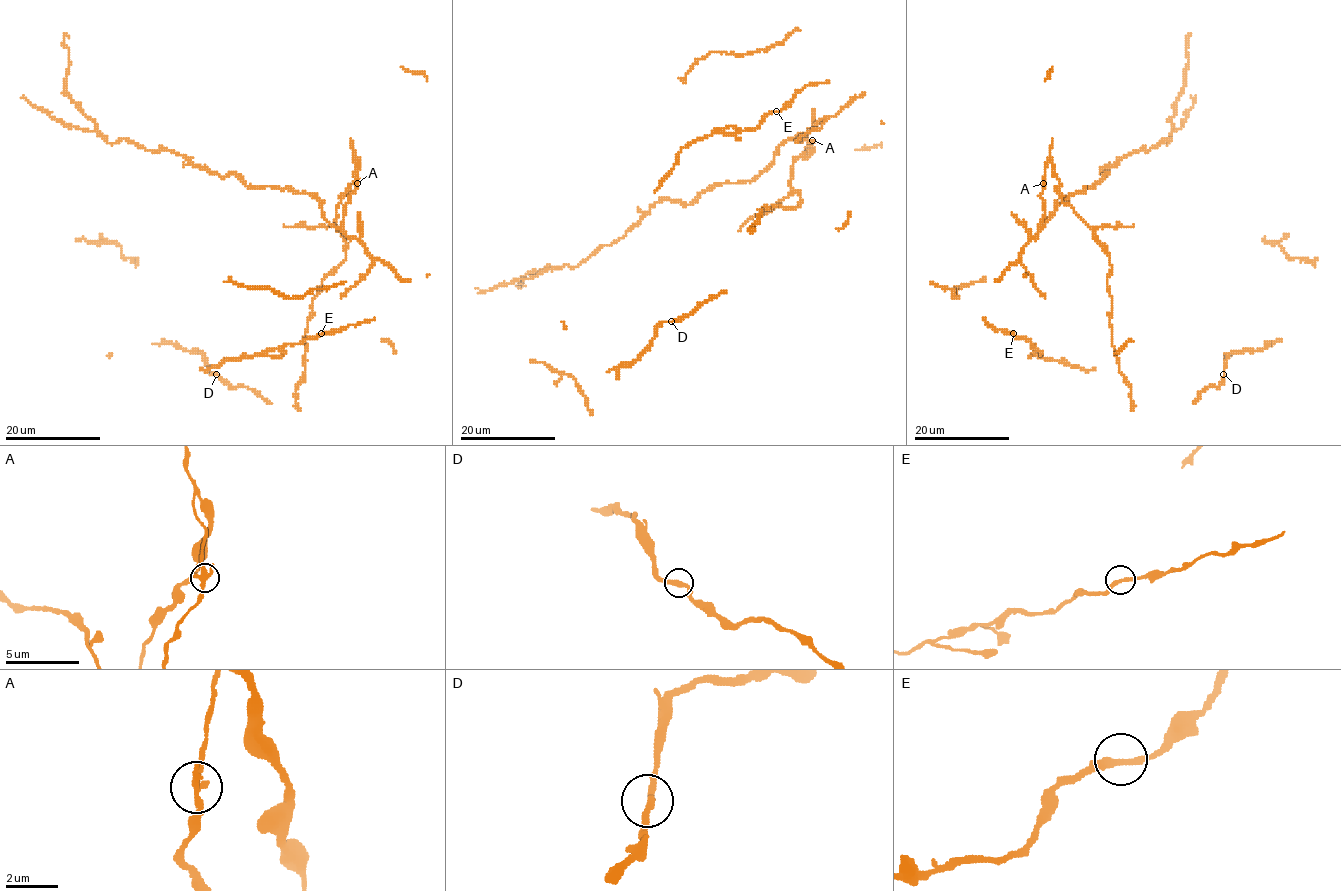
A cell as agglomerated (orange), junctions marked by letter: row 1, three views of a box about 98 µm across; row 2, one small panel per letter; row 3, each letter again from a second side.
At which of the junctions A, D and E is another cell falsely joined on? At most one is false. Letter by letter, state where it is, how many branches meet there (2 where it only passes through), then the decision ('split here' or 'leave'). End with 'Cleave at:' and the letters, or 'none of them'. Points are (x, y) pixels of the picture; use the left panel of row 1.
A: at (357, 183); 2 branches meet; split here
D: at (216, 374); 2 branches meet; leave
E: at (321, 333); 2 branches meet; leave
Cleave at: A

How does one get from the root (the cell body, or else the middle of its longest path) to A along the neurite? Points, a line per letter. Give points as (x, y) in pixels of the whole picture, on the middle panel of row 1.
A: (792, 190), (792, 162), (813, 151), (808, 147), (811, 141)

